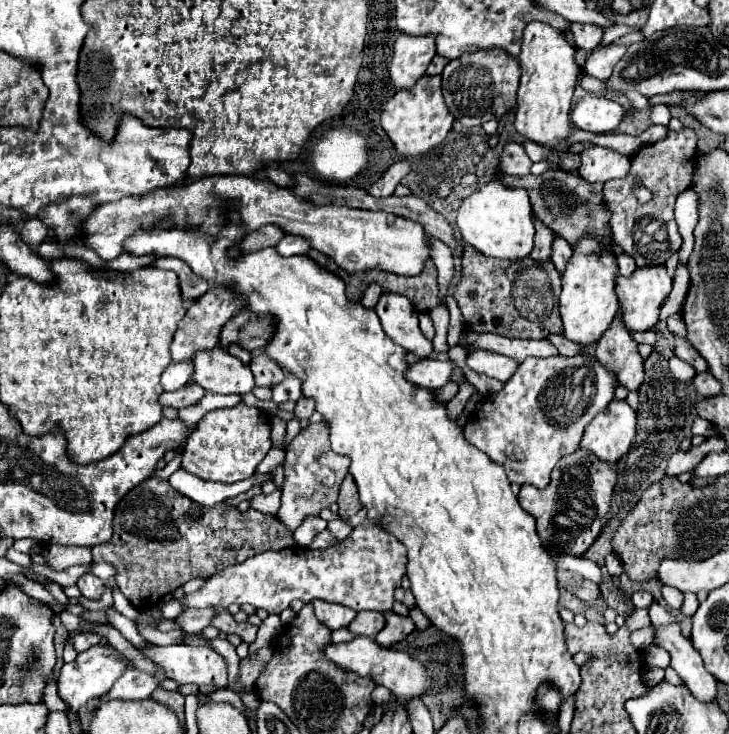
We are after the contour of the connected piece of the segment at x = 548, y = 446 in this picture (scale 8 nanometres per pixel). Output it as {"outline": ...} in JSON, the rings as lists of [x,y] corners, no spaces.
{"outline":[[[574,355],[574,357],[528,357],[520,363],[518,371],[504,383],[504,389],[492,395],[466,423],[464,437],[474,443],[480,451],[484,451],[492,461],[504,465],[510,483],[532,483],[538,489],[544,489],[550,483],[550,473],[554,465],[566,453],[574,453],[580,445],[582,431],[590,419],[594,419],[606,405],[614,399],[616,389],[616,373],[602,363],[594,363],[590,355]]]}

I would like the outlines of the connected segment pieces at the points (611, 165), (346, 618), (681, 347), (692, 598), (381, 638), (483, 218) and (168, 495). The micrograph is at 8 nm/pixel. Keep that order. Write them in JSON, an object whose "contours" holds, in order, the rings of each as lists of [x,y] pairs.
{"contours":[[[[592,145],[590,149],[582,151],[580,157],[582,167],[578,169],[578,175],[590,183],[604,183],[608,179],[626,177],[630,169],[630,157],[602,145]]],[[[312,601],[314,613],[318,617],[320,623],[324,623],[328,629],[340,629],[340,627],[348,627],[348,623],[356,617],[354,609],[346,609],[344,605],[334,605],[334,603],[326,603],[326,601]]],[[[674,335],[674,355],[680,357],[680,359],[684,359],[684,361],[688,361],[698,373],[706,371],[706,361],[698,355],[698,351],[684,337]]],[[[686,593],[684,595],[684,603],[682,603],[682,609],[680,609],[680,613],[682,615],[686,615],[686,617],[692,617],[692,613],[698,609],[698,601],[696,601],[696,595],[692,595],[692,593]]],[[[386,611],[384,617],[386,617],[386,625],[384,625],[384,629],[376,635],[376,643],[378,643],[378,645],[390,647],[390,645],[402,641],[410,631],[414,631],[414,623],[410,621],[410,617],[396,615],[394,611]]],[[[498,179],[476,189],[458,209],[456,225],[462,239],[486,257],[520,261],[534,249],[534,219],[526,189],[504,187]]],[[[150,477],[142,481],[122,497],[122,501],[116,505],[112,527],[114,527],[112,539],[102,545],[96,545],[92,549],[92,559],[94,563],[106,561],[116,567],[116,573],[128,575],[128,579],[120,579],[118,585],[122,591],[128,591],[128,601],[136,609],[150,609],[160,601],[164,593],[176,591],[192,577],[208,579],[224,571],[226,567],[238,565],[262,551],[270,551],[270,549],[278,551],[292,547],[292,533],[288,529],[282,529],[282,525],[274,521],[274,515],[264,515],[254,509],[240,513],[236,511],[236,507],[226,507],[224,503],[218,503],[214,507],[204,507],[184,497],[182,493],[174,491],[168,481],[158,477]]]]}

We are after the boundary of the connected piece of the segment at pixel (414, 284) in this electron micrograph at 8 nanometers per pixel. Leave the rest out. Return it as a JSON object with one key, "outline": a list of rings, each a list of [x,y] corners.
{"outline":[[[426,261],[426,269],[416,277],[404,277],[380,271],[380,285],[388,293],[400,293],[408,297],[418,311],[432,311],[440,305],[438,283],[436,283],[436,265]]]}

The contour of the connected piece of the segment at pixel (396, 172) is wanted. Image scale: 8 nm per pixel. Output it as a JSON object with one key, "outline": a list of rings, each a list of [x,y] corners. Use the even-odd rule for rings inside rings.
{"outline":[[[406,161],[394,163],[394,165],[382,175],[382,179],[378,179],[378,181],[370,187],[370,193],[372,193],[374,197],[390,197],[390,195],[394,195],[396,185],[400,183],[400,179],[402,179],[408,171],[410,171],[410,167],[408,167]]]}

